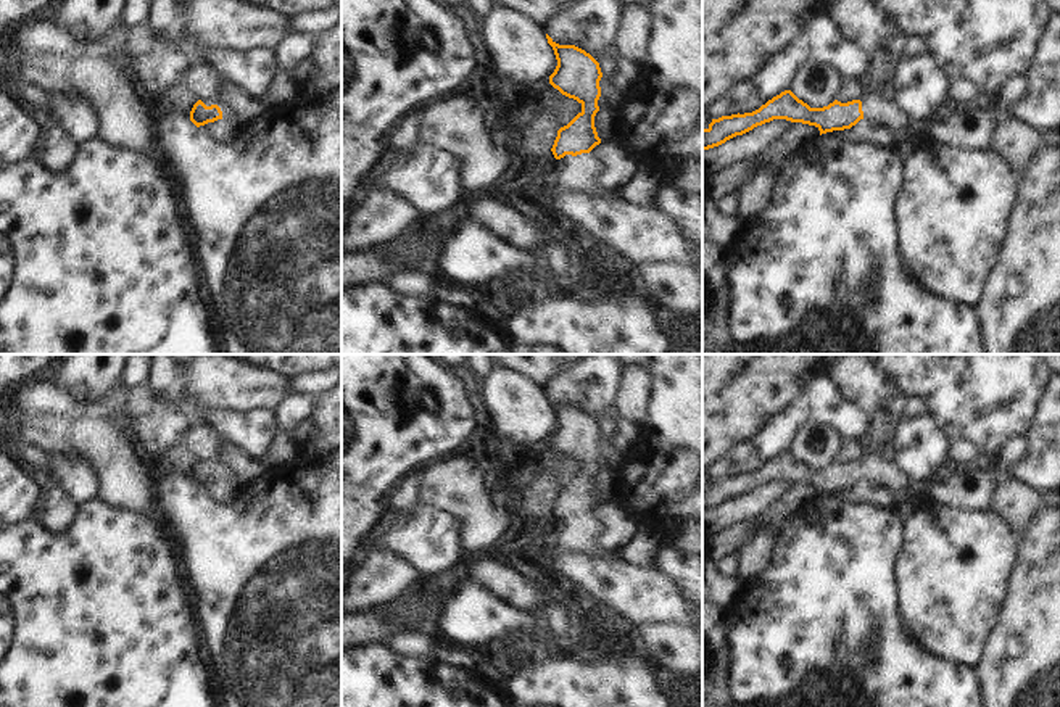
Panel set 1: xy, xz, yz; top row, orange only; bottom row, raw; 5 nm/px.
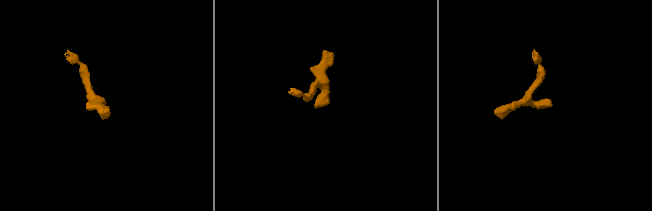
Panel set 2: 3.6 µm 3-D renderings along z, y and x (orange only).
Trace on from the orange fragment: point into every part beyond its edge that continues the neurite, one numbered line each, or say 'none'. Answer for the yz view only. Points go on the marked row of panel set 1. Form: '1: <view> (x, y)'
1: yz (877, 108).

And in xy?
1: xy (226, 110).

